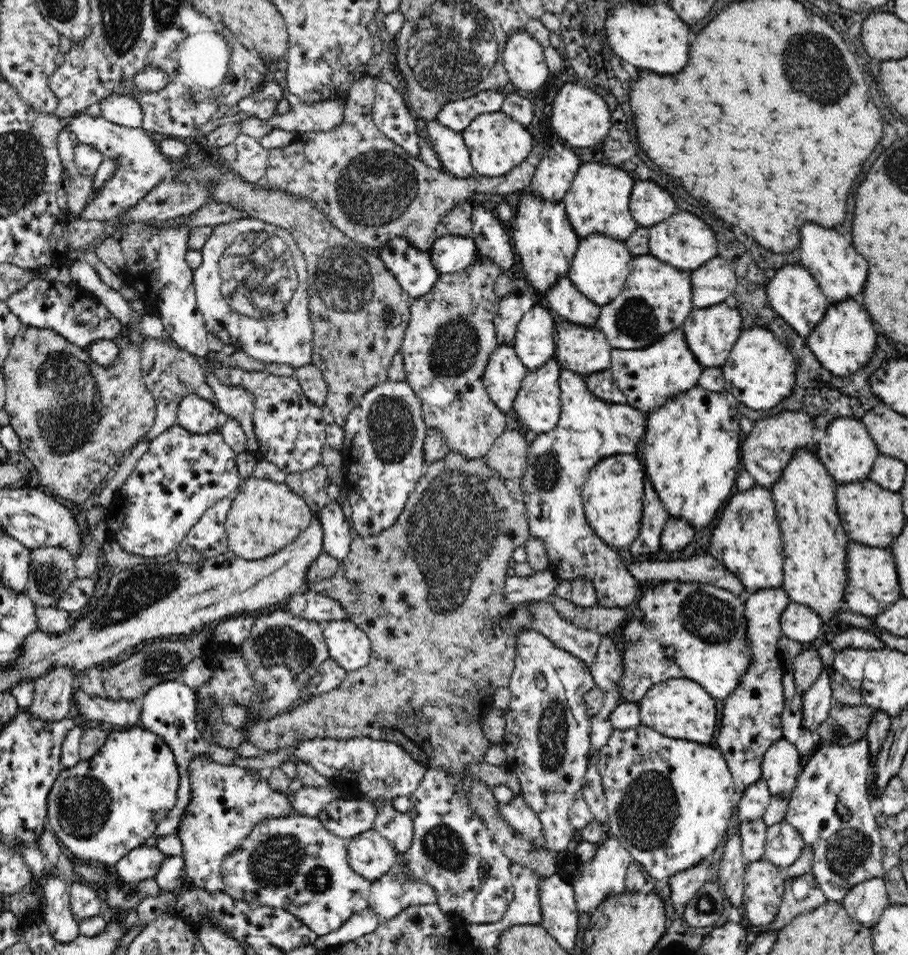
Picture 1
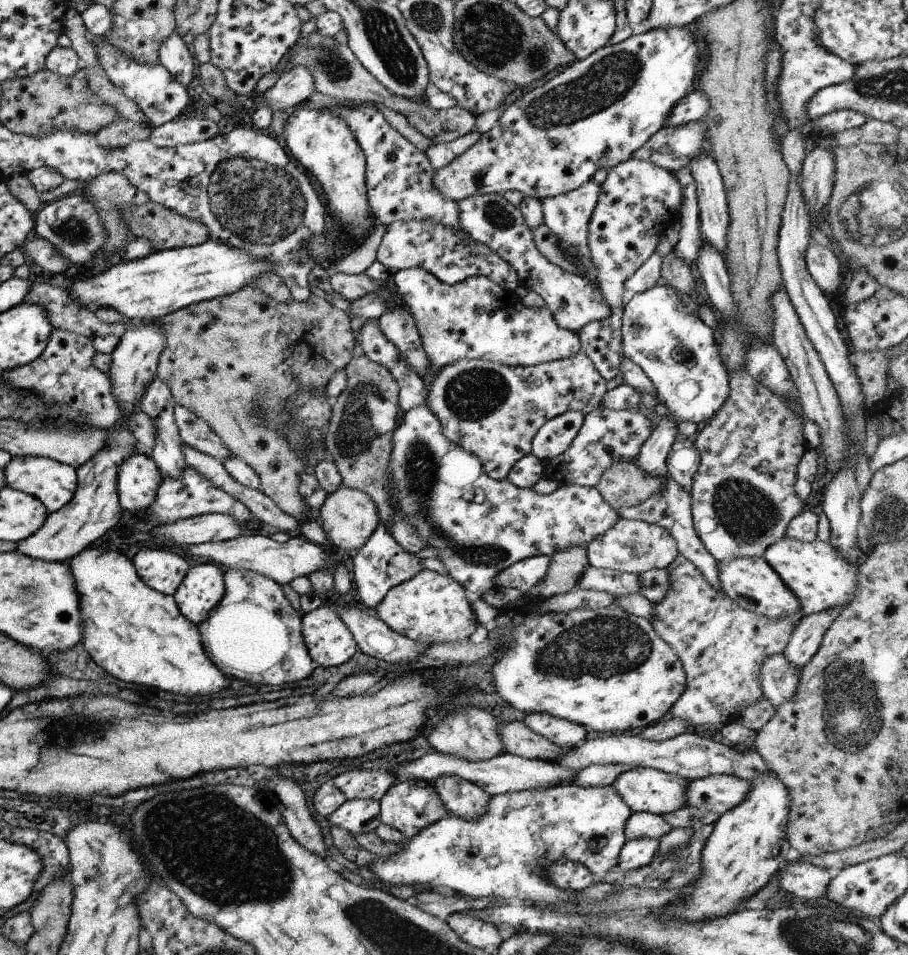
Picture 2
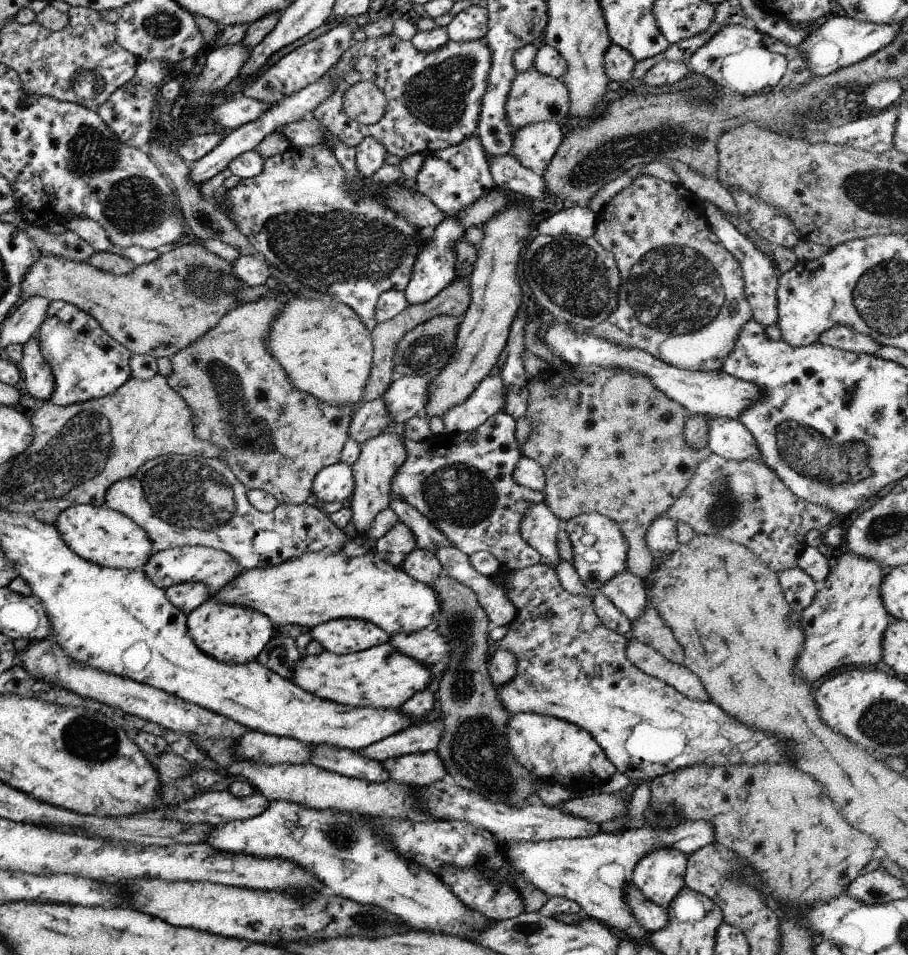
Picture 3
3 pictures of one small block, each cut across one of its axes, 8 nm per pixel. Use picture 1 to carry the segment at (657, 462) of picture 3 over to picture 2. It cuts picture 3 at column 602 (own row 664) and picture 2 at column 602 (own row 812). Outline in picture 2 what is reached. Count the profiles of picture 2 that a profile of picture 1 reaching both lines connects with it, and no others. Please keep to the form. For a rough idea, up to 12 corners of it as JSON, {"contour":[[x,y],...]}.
{"contour":[[634,459],[605,470],[595,488],[616,512],[660,491]]}

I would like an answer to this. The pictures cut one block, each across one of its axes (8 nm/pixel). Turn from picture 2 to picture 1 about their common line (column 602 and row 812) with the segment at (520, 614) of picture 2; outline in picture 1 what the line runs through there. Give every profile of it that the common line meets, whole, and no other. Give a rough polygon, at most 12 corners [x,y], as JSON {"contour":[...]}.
{"contour":[[642,724],[599,749],[606,835],[665,880],[718,848],[712,745]]}

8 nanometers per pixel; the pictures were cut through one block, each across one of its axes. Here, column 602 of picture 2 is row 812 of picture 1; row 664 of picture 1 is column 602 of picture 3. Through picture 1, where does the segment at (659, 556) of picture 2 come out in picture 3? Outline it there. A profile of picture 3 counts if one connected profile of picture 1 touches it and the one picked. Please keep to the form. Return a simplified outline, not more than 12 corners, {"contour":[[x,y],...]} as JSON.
{"contour":[[599,513],[563,522],[587,591],[626,570],[618,524]]}

